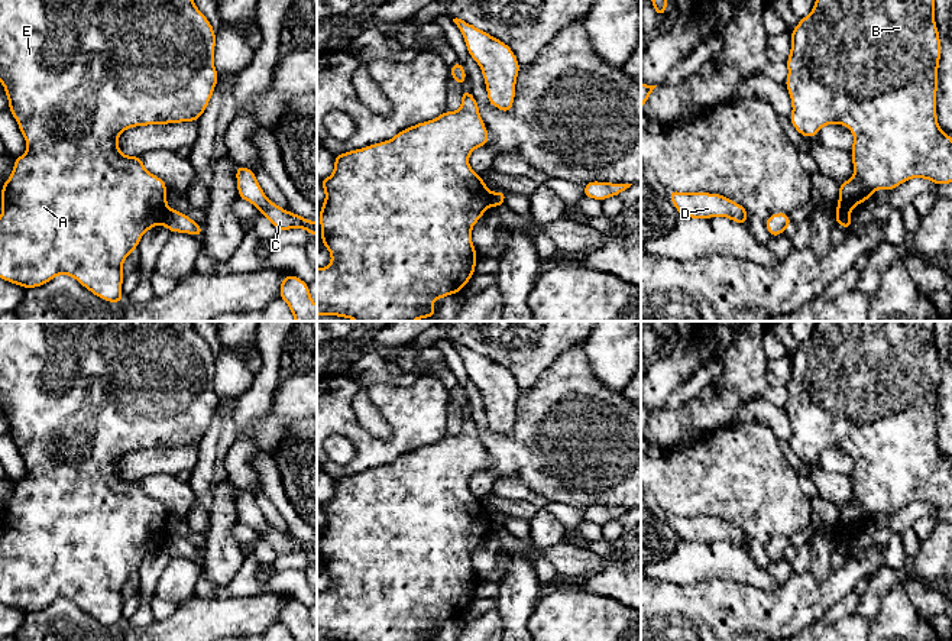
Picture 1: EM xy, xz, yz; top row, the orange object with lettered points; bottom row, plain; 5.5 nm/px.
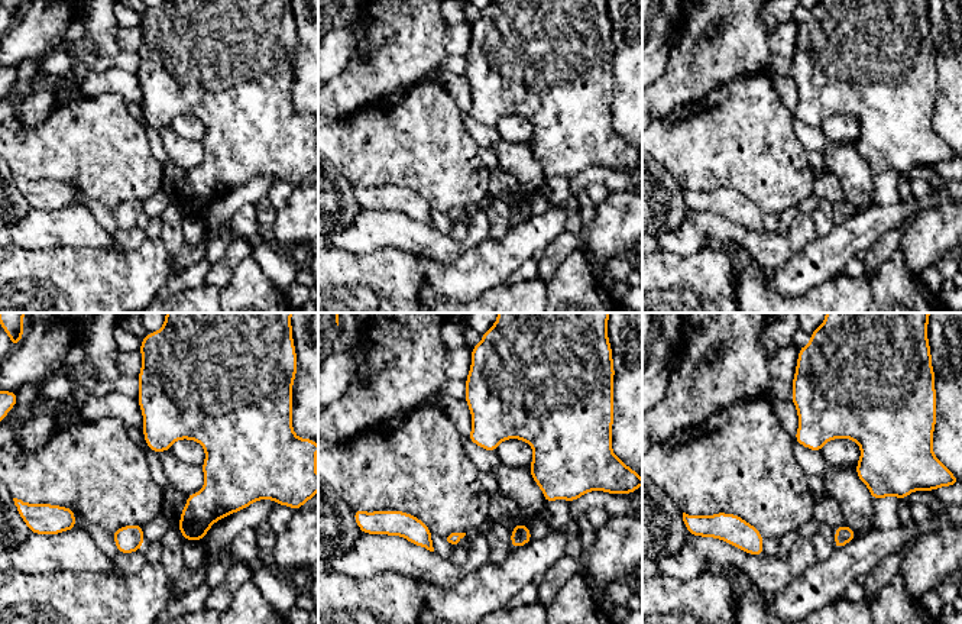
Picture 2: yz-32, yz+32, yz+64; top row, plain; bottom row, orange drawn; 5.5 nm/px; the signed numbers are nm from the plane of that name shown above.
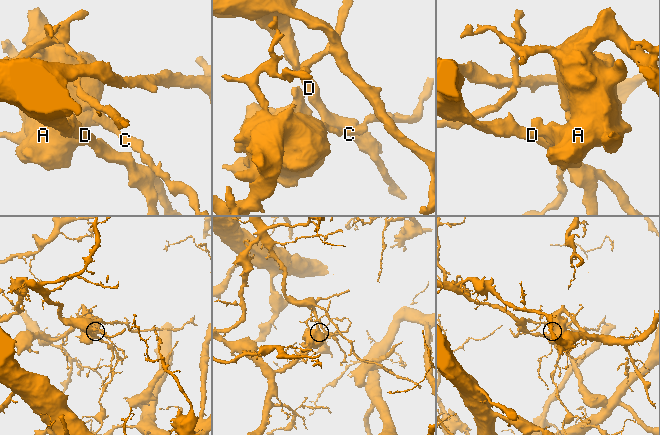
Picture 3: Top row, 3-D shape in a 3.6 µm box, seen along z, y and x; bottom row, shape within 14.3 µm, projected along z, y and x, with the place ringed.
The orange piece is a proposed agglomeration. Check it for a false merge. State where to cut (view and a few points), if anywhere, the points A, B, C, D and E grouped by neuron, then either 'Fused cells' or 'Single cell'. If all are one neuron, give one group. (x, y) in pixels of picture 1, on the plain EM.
Split along yz (848, 534), (841, 534), (835, 544). Groups: A B C E / D. Fused cells

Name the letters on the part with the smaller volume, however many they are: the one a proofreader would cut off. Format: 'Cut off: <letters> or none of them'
Cut off: D

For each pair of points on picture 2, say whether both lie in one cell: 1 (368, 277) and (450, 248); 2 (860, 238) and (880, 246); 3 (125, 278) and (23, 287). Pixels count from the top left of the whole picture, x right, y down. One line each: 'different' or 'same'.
1: different
2: different
3: same

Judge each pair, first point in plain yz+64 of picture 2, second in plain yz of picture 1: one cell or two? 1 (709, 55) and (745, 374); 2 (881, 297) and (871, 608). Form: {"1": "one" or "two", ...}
{"1": "one", "2": "two"}

